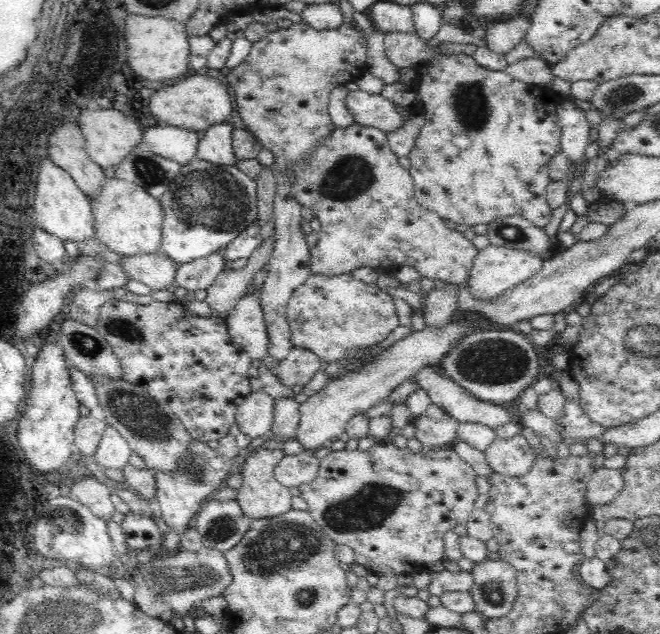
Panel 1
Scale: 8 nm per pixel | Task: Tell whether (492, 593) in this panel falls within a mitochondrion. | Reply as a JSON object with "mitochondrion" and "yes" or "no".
{"mitochondrion":"yes"}

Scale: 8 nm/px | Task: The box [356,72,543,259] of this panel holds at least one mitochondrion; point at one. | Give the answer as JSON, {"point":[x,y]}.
{"point":[469,101]}

